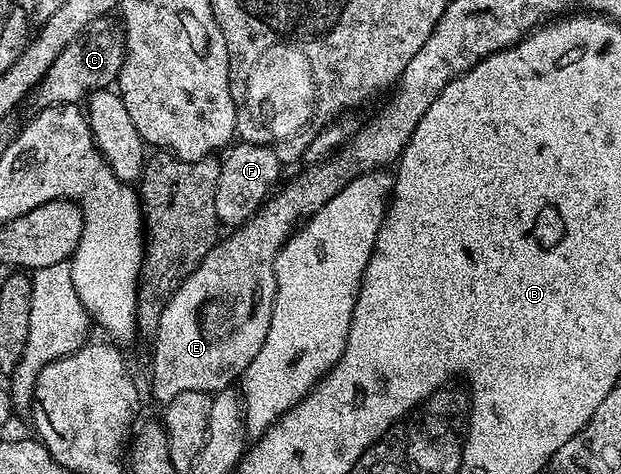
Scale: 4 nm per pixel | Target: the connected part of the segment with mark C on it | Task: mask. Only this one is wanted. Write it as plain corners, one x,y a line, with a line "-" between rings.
109,18
98,19
87,27
85,34
61,51
60,57
56,57
48,73
28,96
28,103
34,106
35,112
45,107
77,104
91,91
105,90
117,82
125,59
125,36
111,21

